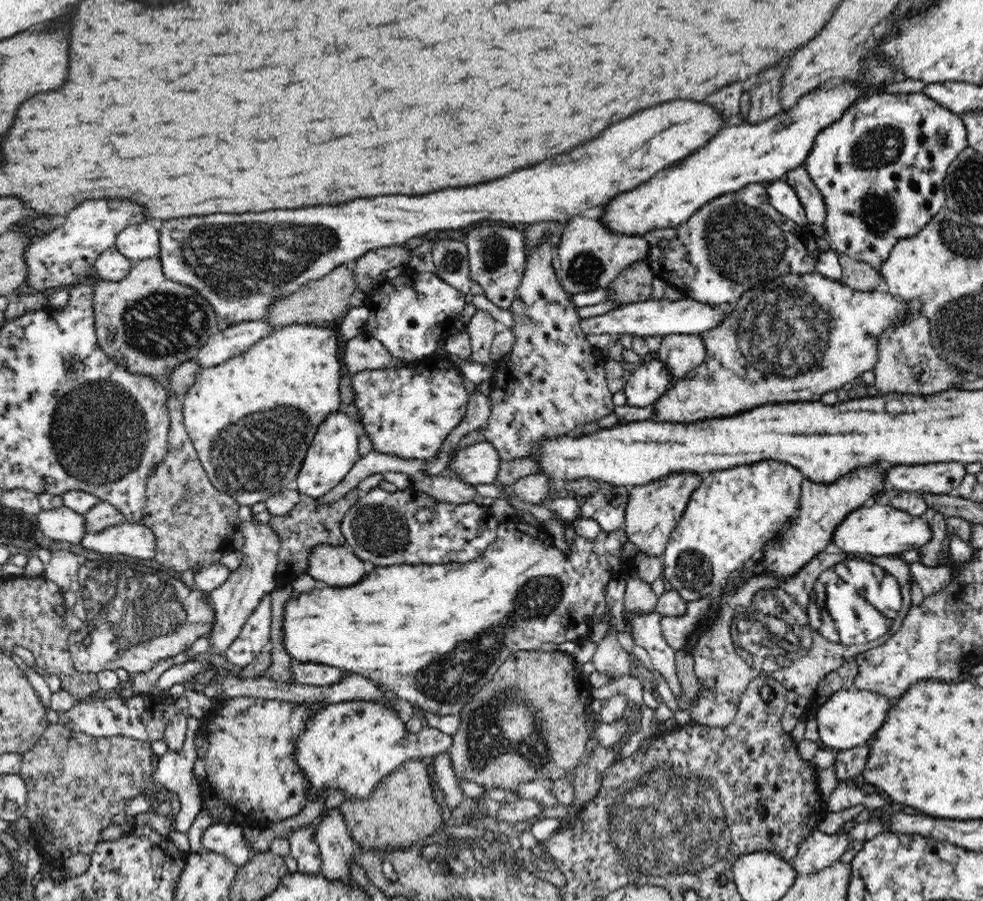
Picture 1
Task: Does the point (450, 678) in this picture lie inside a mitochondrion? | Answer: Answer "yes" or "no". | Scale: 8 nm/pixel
yes

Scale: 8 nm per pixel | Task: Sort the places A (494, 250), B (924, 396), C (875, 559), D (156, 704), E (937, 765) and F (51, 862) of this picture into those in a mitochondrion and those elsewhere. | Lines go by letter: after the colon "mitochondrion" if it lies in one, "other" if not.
A: mitochondrion
B: other
C: other
D: other
E: other
F: other

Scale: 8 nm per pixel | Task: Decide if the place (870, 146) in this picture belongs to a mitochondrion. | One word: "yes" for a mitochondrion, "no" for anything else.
yes

